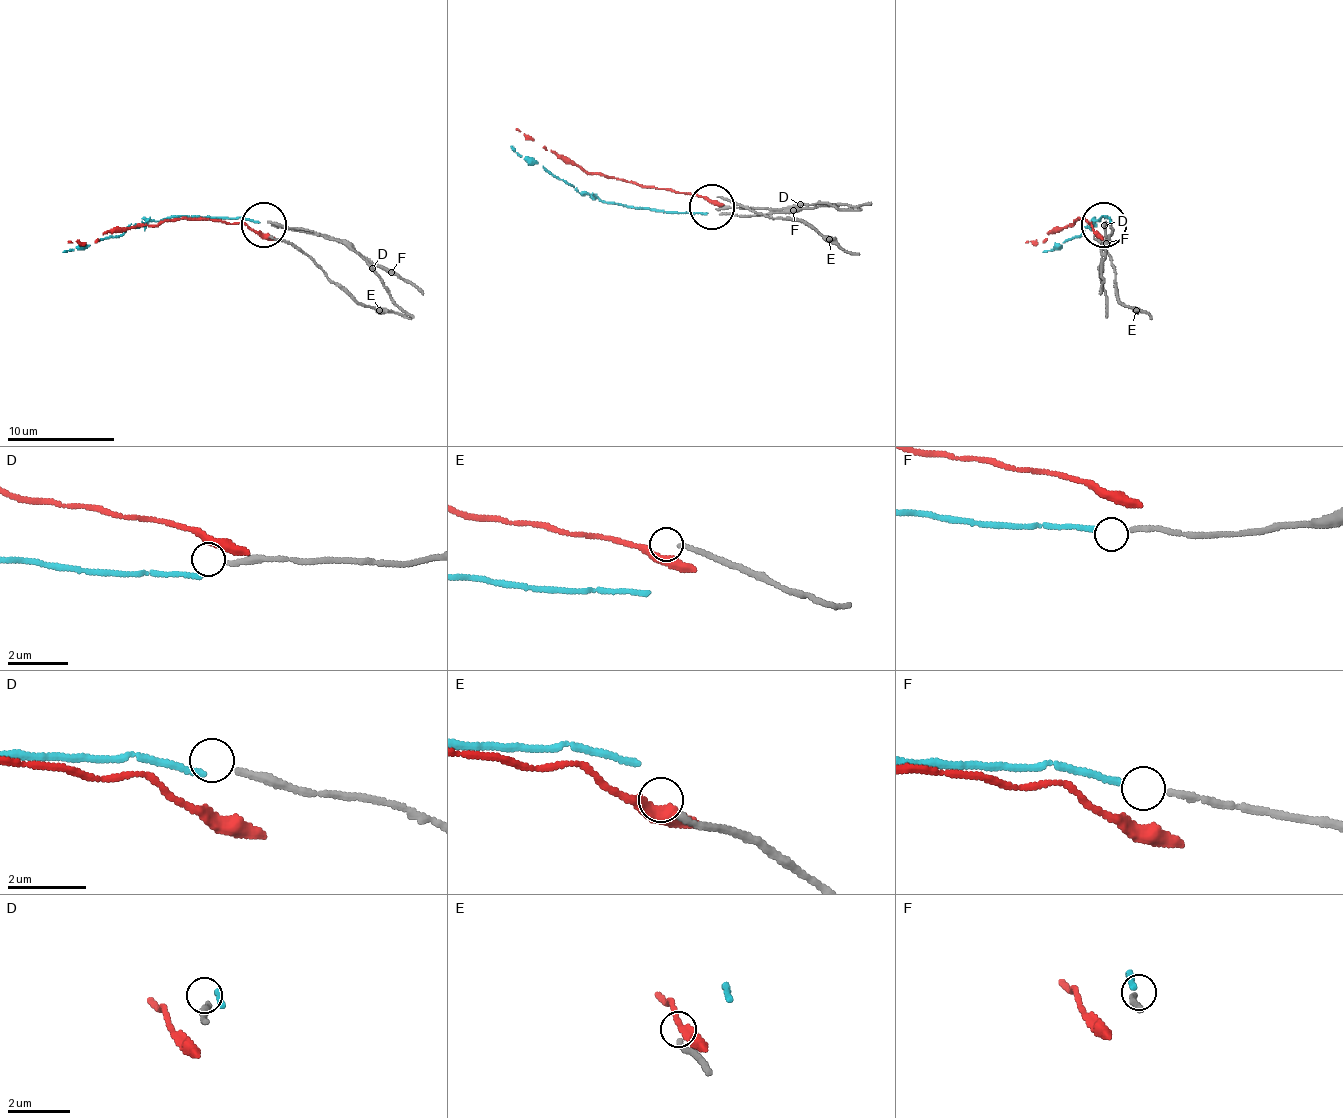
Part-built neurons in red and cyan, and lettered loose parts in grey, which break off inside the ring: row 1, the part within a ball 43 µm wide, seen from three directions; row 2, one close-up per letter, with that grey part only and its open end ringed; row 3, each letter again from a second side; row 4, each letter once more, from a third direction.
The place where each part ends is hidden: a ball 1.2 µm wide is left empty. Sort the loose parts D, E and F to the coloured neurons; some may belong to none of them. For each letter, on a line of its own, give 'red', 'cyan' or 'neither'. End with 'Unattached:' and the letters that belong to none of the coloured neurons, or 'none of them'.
D: neither
E: neither
F: cyan
Unattached: D, E

